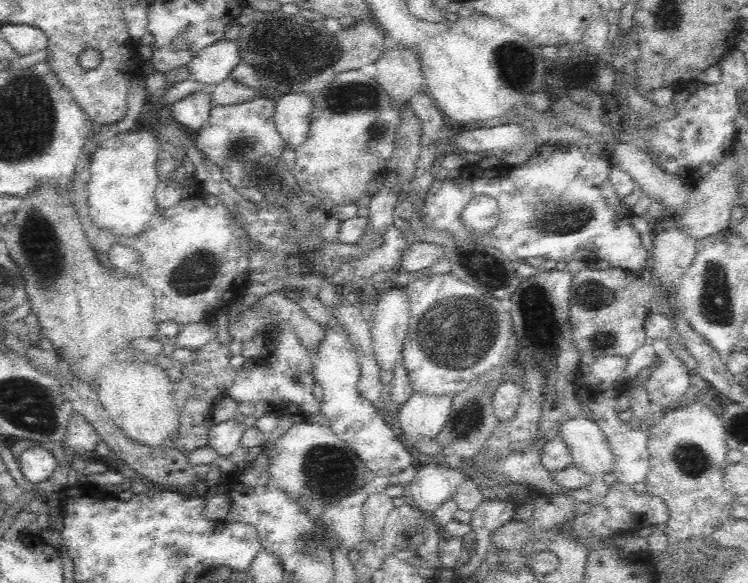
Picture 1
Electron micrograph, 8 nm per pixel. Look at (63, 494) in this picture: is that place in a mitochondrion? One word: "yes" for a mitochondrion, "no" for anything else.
no

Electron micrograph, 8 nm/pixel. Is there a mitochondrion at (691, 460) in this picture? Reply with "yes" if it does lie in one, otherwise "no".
yes

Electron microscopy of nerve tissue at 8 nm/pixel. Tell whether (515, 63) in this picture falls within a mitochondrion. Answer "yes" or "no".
yes

